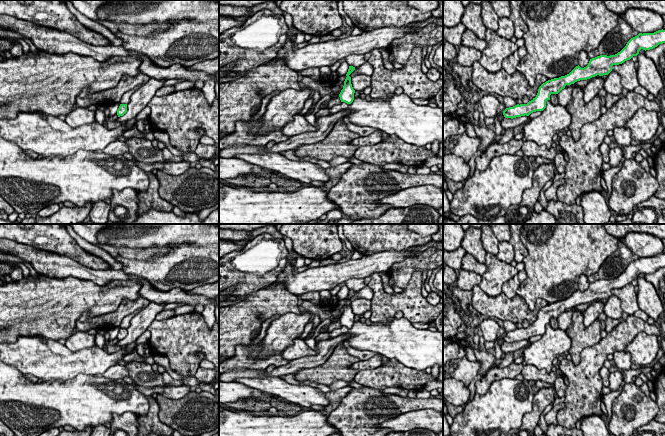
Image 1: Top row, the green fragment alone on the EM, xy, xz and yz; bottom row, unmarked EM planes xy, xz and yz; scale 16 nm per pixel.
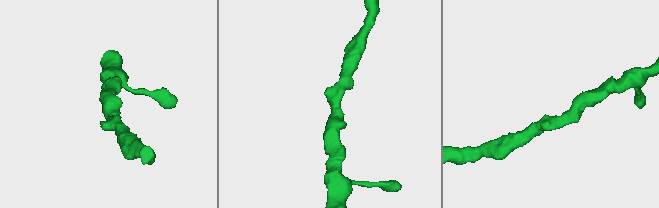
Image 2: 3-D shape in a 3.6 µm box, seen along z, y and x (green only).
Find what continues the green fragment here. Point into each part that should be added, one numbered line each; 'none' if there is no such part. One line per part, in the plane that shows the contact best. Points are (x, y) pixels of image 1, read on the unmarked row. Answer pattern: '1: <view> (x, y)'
none

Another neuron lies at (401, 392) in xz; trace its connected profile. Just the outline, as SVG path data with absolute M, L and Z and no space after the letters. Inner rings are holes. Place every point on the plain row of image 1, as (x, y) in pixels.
M389 387L389 388L382 389L382 392L383 393L389 393L389 394L397 394L401 397L407 397L409 390L403 389L403 388Z

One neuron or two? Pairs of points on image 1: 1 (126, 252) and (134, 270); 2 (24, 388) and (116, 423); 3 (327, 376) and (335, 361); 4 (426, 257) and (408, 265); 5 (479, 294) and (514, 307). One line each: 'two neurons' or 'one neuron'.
1: two neurons
2: two neurons
3: one neuron
4: one neuron
5: one neuron

